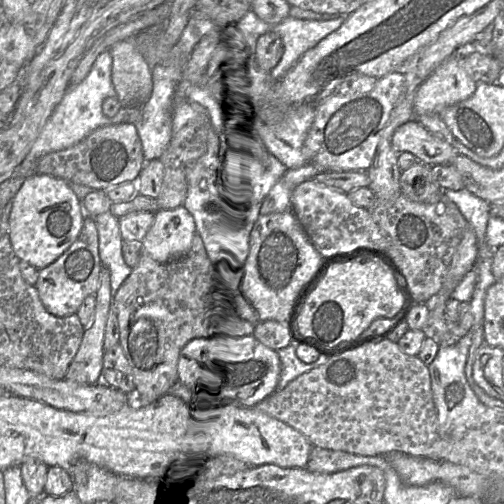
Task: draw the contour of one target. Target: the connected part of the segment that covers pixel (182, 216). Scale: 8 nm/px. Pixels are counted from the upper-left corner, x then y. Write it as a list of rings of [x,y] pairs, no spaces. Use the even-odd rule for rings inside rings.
[[[184,207],[159,210],[141,242],[141,252],[157,262],[170,262],[189,252],[196,234],[195,220]]]

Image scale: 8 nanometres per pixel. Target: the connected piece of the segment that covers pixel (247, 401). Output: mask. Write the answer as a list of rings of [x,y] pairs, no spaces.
[[[253,335],[224,339],[193,339],[181,351],[178,361],[179,381],[206,400],[226,399],[253,407],[272,395],[277,387],[281,363],[273,350]]]

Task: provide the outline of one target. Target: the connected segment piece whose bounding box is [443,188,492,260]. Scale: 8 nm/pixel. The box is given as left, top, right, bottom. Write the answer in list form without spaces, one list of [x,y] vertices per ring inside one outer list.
[[[466,188],[460,190],[443,190],[446,197],[453,201],[477,236],[479,260],[492,254],[486,243],[486,229],[490,217],[490,203],[471,193]]]

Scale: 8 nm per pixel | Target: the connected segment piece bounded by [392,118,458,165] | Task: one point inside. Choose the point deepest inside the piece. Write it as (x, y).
(413, 137)

